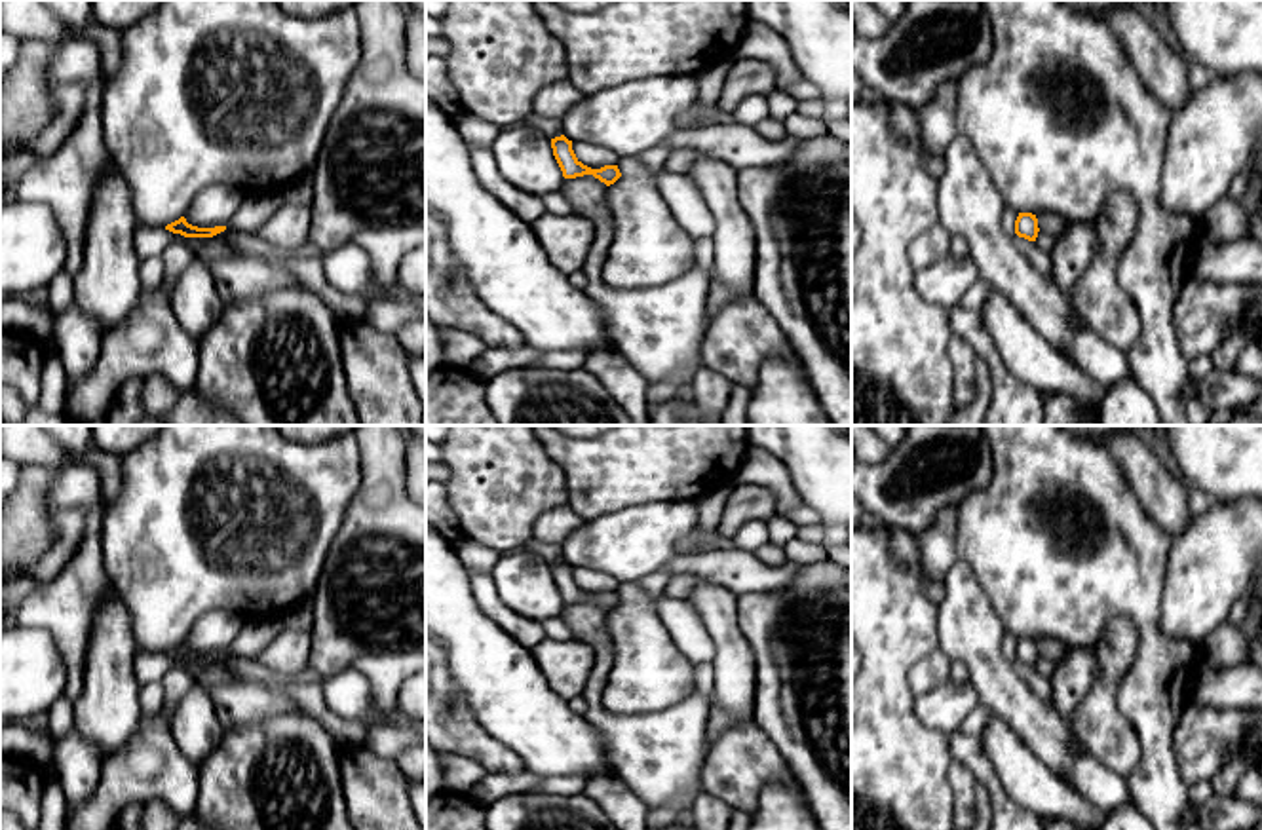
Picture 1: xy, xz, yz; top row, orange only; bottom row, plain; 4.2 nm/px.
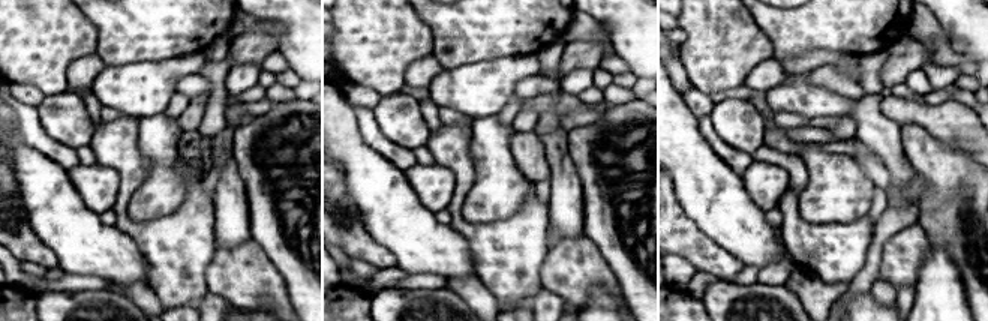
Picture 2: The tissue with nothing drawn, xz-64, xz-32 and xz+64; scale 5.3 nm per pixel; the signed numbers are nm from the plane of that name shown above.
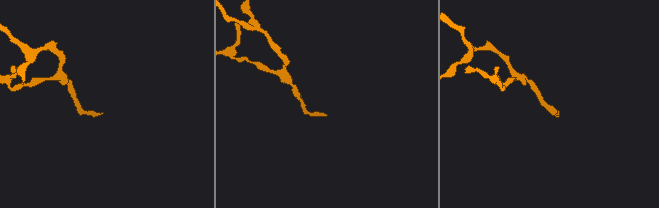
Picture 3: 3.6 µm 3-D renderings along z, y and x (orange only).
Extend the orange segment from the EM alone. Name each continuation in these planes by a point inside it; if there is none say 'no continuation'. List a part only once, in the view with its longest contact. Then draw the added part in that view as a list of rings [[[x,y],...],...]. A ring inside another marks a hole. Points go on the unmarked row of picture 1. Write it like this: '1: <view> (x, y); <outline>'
no continuation

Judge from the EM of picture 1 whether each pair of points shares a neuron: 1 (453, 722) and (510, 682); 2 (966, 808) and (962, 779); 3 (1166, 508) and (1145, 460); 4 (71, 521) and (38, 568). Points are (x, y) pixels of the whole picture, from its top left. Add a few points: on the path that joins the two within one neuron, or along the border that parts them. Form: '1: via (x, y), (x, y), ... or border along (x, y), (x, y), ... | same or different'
1: border along (449, 669), (474, 718), (498, 743) | different
2: via (964, 800), (964, 787) | same
3: via (1164, 496), (1145, 471) | same
4: via (67, 532), (65, 544), (50, 559) | same

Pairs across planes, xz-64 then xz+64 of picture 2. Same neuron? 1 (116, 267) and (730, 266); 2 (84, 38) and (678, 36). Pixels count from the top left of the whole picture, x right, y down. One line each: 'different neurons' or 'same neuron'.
1: different neurons
2: different neurons

